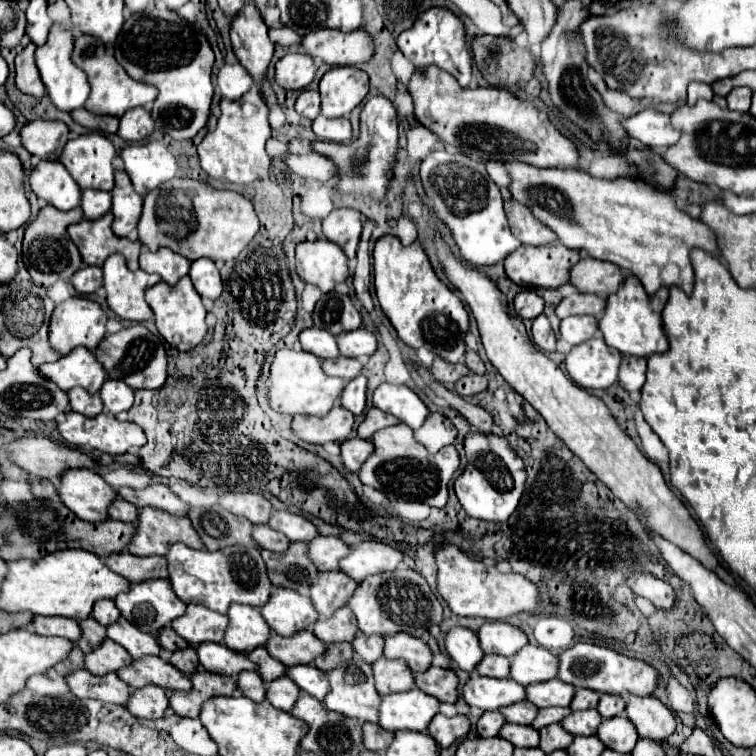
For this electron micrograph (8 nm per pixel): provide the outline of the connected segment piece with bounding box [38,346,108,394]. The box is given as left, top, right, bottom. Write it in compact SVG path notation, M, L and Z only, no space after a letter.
M82 346L74 348L70 354L62 356L56 362L42 364L38 370L62 390L82 386L88 392L98 394L102 384L108 380L106 370L102 368L102 364L98 364L96 356Z

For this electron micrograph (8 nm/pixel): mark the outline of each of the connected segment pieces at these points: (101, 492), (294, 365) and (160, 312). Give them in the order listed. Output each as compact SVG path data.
M88 468L64 470L60 474L60 484L56 490L60 500L86 522L106 520L106 510L116 496L114 488Z
M282 348L276 352L276 358L270 368L270 406L274 410L286 412L286 414L314 414L324 416L330 412L330 408L336 406L336 402L342 396L342 388L346 386L346 380L330 378L326 372L322 372L322 360L318 356L312 356L304 350L292 350Z
M188 276L178 280L178 284L170 286L166 282L158 282L152 288L146 290L146 302L150 304L154 316L156 316L156 328L164 336L164 340L176 348L176 350L192 350L198 346L206 336L206 308L202 304L202 298L194 290L194 284Z

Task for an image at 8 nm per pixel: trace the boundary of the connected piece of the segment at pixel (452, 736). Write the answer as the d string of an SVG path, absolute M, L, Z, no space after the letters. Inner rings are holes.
M436 714L434 720L428 724L428 734L436 740L440 748L448 748L462 736L466 736L470 730L470 722L466 716L452 716L446 718L442 714Z

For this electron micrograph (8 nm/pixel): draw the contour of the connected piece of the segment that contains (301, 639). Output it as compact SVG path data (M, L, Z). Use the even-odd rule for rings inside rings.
M302 630L294 636L278 636L272 634L270 640L264 644L270 656L280 660L286 666L294 664L310 664L316 656L326 652L326 644L320 642L312 632Z

